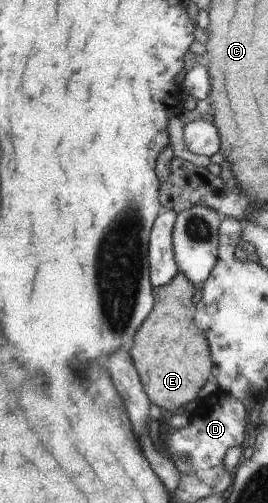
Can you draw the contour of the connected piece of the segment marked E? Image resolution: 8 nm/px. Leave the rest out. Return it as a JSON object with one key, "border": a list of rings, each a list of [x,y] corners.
{"border":[[[182,272],[175,273],[175,276],[167,284],[159,288],[152,288],[153,306],[149,314],[145,316],[143,324],[133,334],[133,344],[128,350],[147,399],[157,405],[164,414],[173,413],[177,408],[185,406],[187,402],[196,400],[201,386],[208,379],[212,379],[212,362],[208,342],[193,322],[195,304],[191,302],[191,296],[194,291],[193,284]]]}

